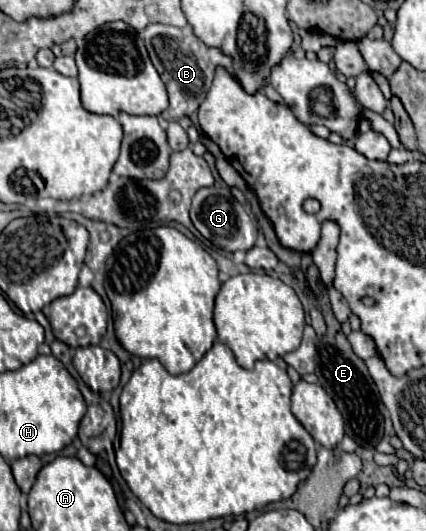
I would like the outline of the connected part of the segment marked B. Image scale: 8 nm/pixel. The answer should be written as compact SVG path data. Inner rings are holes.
M149 24L147 28L143 28L141 36L143 36L143 42L147 46L147 52L149 52L153 66L157 68L161 80L167 86L169 108L163 112L165 120L179 120L183 116L191 116L199 108L199 104L203 102L203 98L211 86L215 66L229 68L233 64L231 56L227 56L223 50L209 48L195 36L187 38L175 26Z

